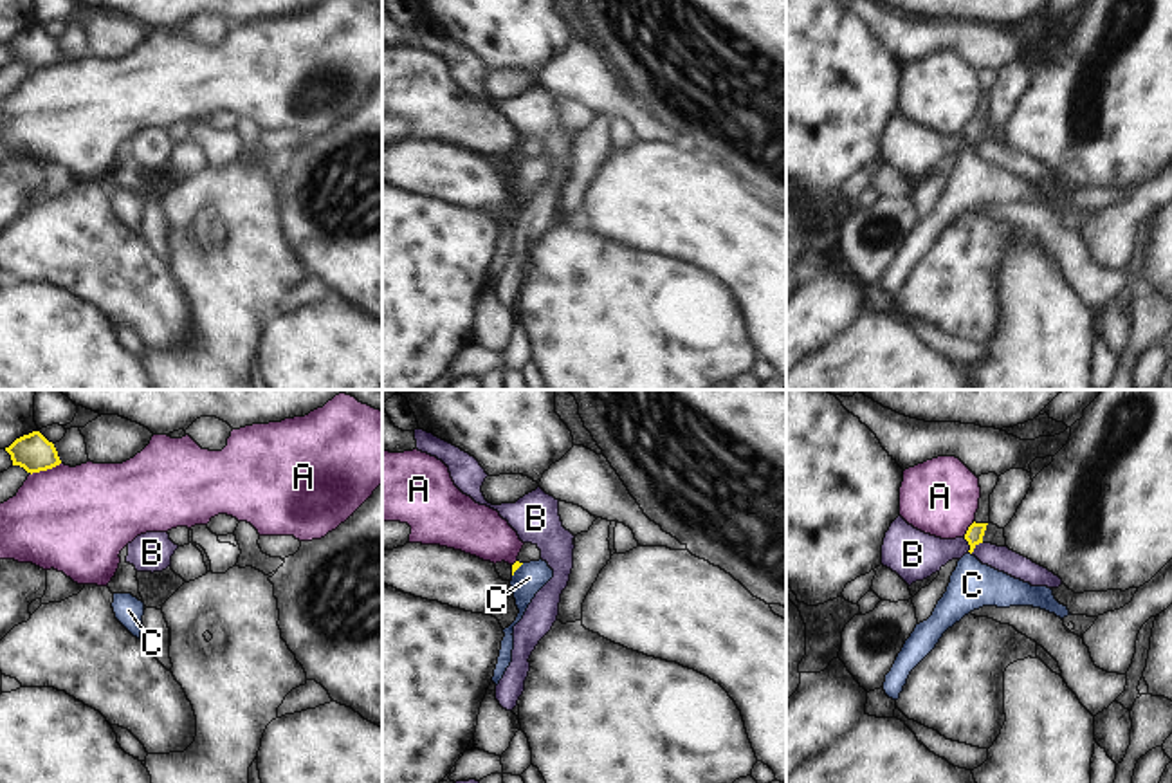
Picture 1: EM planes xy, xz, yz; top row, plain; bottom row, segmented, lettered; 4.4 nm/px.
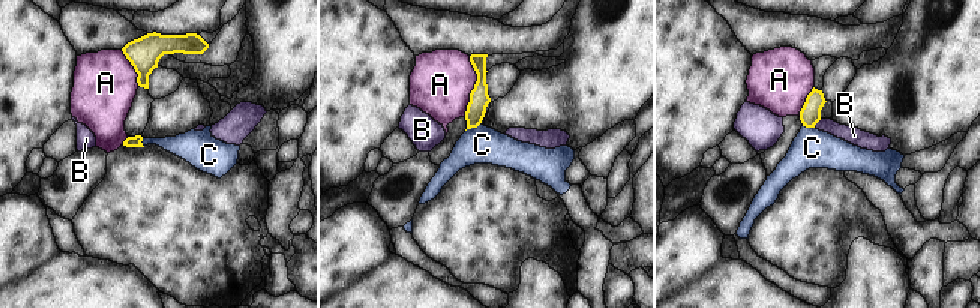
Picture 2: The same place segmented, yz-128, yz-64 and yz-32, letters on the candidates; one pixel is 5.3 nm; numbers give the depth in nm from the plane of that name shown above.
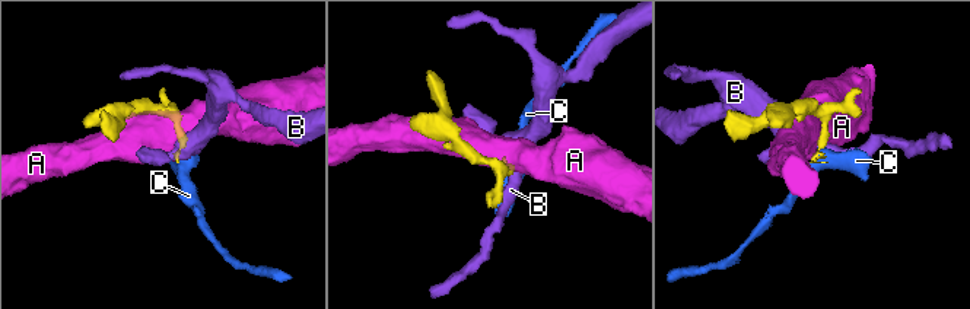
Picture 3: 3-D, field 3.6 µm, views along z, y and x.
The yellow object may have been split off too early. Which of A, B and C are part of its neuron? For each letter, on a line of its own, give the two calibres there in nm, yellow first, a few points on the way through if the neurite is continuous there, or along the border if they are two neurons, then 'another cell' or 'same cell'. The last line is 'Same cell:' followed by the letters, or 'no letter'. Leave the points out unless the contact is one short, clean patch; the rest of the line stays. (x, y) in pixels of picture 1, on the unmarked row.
A: 170/460 nm | another cell
B: 80/220 nm | along yz (963, 132), (972, 145), (981, 139) | another cell
C: 40/140 nm | across xz (516, 161), (516, 165), (529, 174) | same cell
Same cell: C

